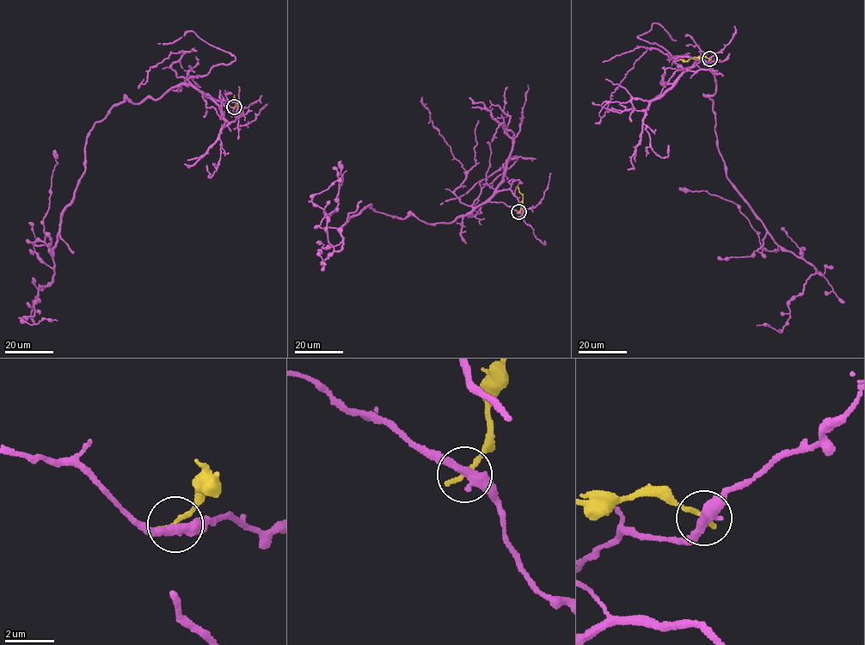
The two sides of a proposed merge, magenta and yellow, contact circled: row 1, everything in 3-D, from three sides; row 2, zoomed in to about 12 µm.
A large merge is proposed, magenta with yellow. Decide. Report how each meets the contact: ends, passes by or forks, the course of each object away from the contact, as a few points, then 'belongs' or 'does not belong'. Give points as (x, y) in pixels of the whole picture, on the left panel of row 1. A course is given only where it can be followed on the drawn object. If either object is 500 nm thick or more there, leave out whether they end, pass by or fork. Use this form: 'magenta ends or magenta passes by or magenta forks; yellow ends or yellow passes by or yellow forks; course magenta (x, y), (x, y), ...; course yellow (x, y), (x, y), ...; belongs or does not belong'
magenta passes by; yellow ends; course magenta (235, 107), (179, 84), (156, 99), (125, 99), (95, 124), (53, 279), (22, 318), (57, 320); course yellow (235, 107), (238, 100), (235, 101), (235, 95); does not belong

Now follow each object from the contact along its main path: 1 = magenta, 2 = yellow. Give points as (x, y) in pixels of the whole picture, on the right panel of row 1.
1: (709, 58), (695, 65), (715, 80), (706, 96), (726, 178), (816, 270), (782, 329), (757, 325)
2: (709, 58), (703, 57), (691, 58), (686, 61), (679, 59)

